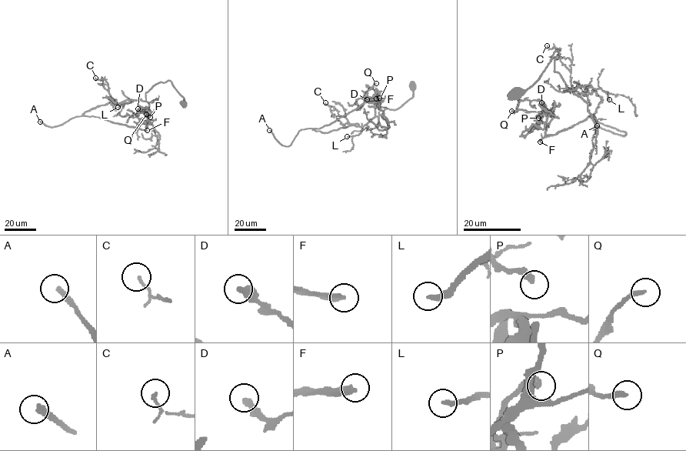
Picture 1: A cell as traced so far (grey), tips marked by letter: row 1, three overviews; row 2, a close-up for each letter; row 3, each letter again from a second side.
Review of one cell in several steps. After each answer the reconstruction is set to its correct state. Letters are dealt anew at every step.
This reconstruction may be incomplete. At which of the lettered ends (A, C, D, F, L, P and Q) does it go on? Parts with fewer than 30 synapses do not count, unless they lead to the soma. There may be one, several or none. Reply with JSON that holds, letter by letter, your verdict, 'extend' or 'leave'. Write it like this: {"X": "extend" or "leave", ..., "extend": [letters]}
{"A": "extend", "C": "leave", "D": "leave", "F": "extend", "L": "extend", "P": "leave", "Q": "leave", "extend": ["A", "F", "L"]}

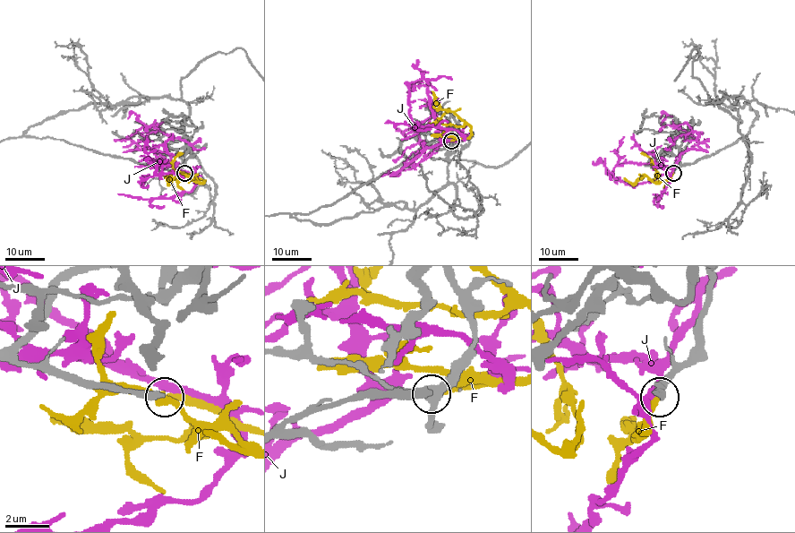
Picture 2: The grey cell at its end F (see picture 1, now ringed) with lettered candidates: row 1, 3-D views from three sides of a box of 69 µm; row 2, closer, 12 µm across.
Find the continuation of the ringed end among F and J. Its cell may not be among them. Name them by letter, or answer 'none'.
F

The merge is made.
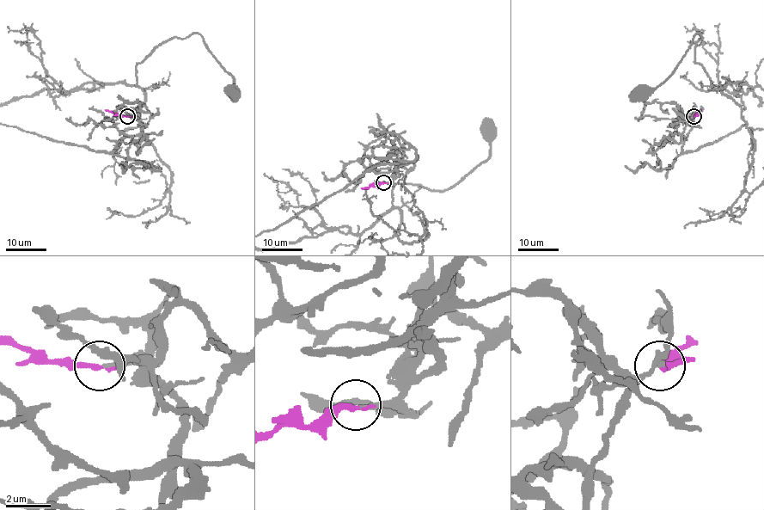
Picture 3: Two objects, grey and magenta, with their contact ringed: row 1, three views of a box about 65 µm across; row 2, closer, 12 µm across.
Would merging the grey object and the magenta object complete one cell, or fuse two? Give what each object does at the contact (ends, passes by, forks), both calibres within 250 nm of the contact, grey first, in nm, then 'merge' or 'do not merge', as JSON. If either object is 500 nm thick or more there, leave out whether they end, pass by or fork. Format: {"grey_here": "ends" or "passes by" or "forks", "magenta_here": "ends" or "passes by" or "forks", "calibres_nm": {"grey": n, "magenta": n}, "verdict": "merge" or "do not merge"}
{"grey_here": "ends", "magenta_here": "ends", "calibres_nm": {"grey": 200, "magenta": 240}, "verdict": "merge"}

